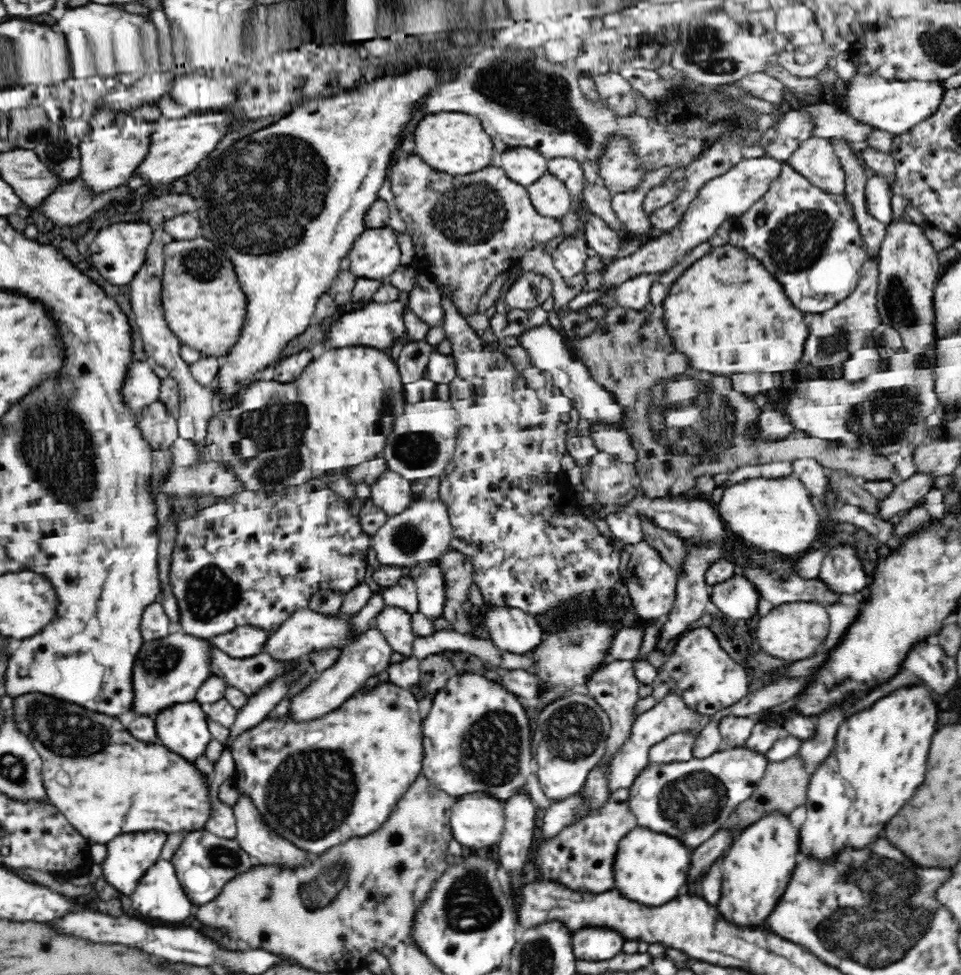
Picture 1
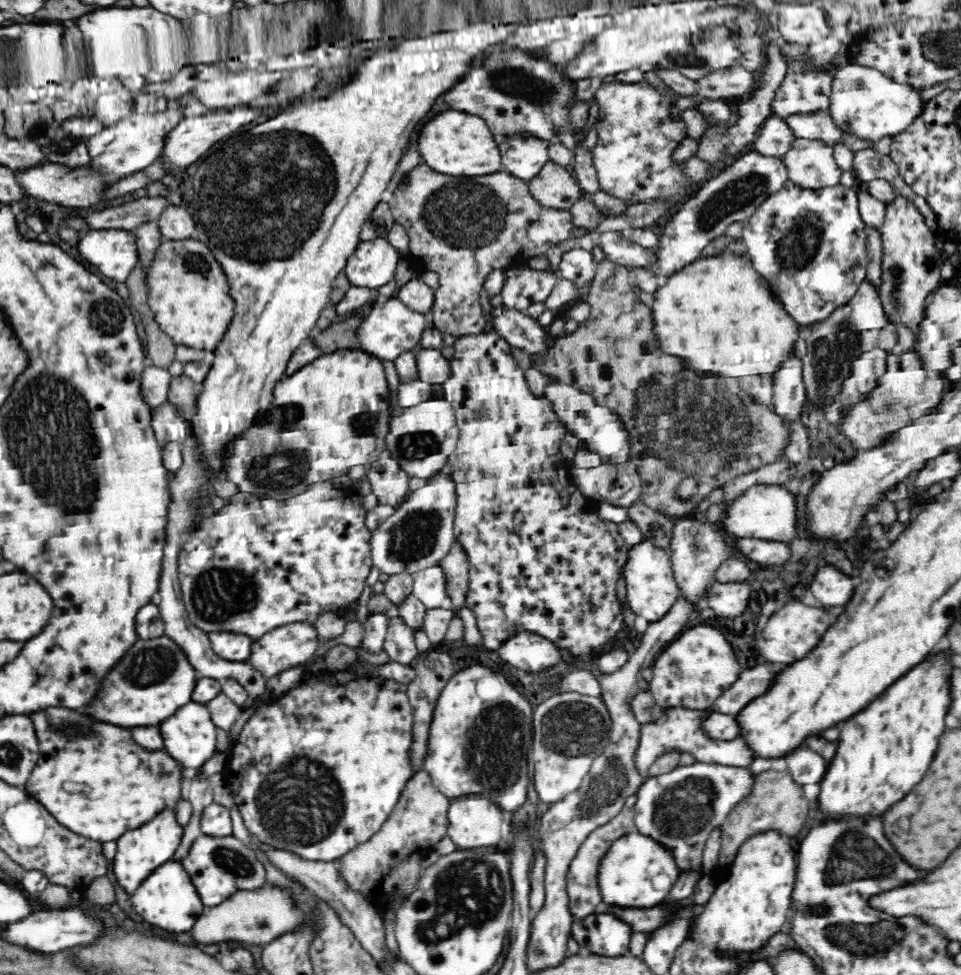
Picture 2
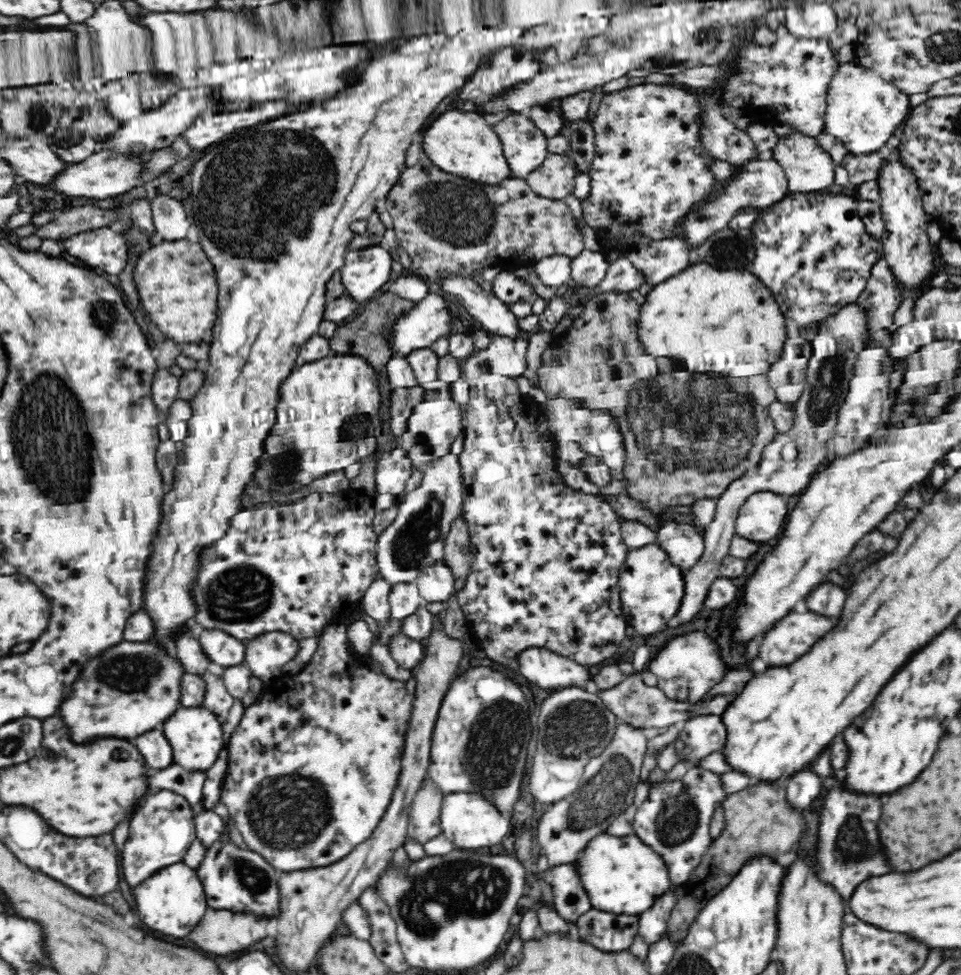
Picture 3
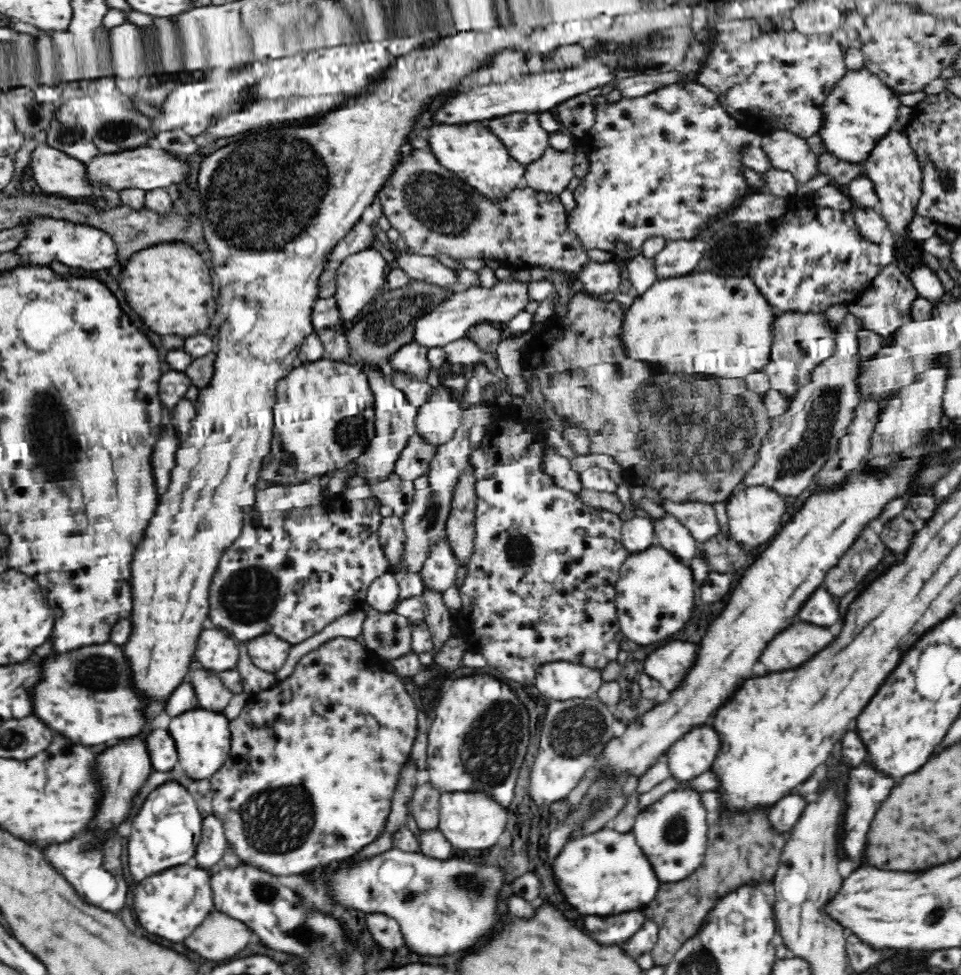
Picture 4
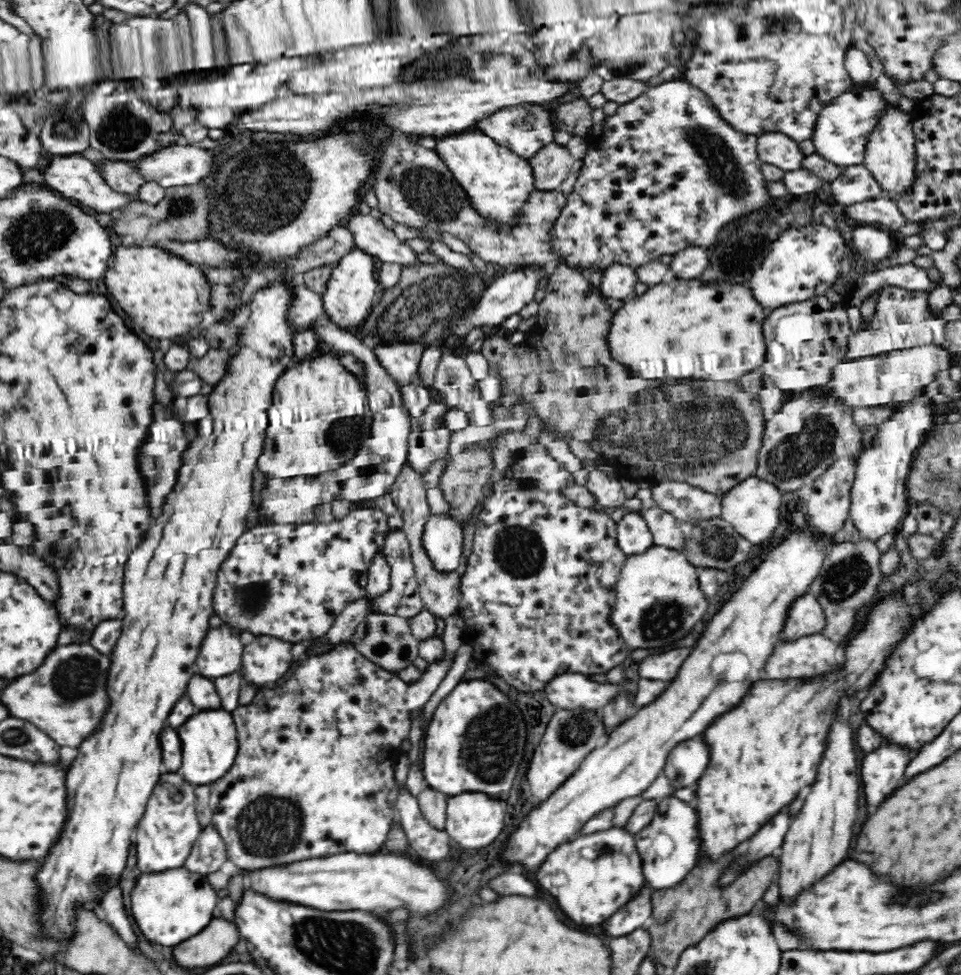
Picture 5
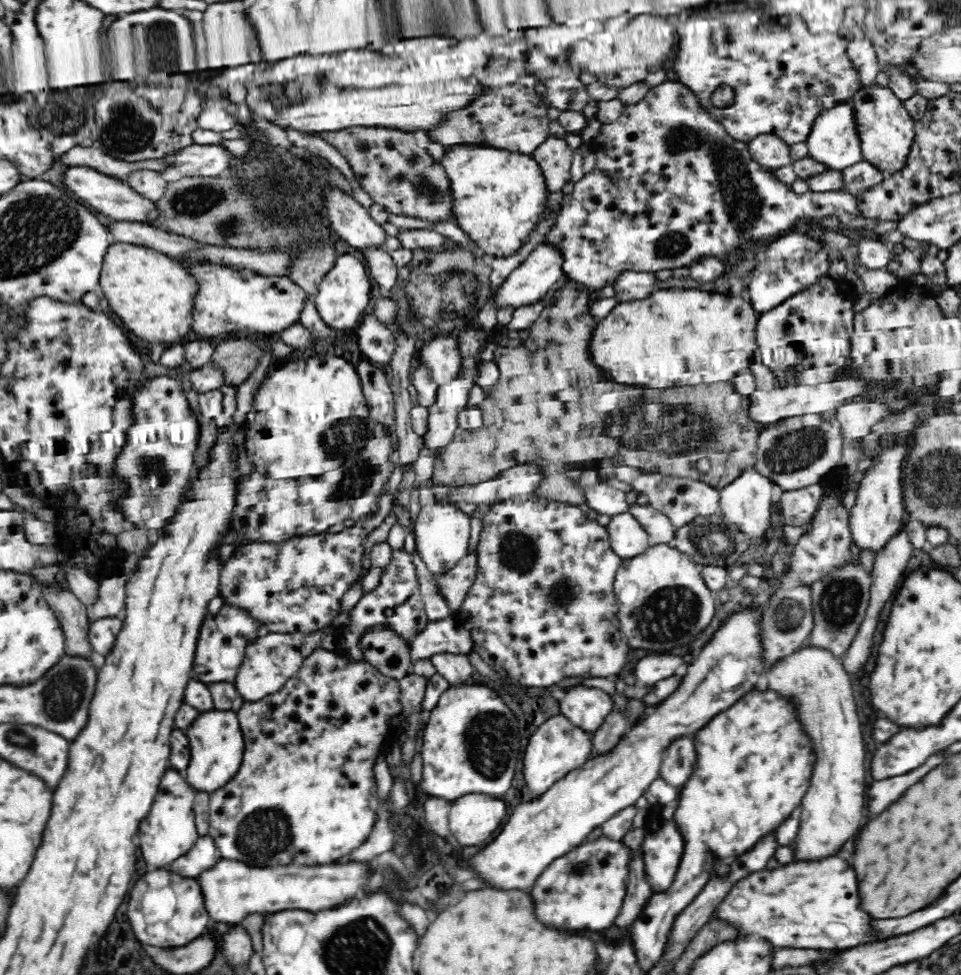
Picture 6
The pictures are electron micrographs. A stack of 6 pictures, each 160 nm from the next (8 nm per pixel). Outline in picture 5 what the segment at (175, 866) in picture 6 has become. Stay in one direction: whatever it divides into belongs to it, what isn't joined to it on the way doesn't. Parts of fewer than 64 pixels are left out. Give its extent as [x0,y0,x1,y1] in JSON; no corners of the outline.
[183,824,227,875]

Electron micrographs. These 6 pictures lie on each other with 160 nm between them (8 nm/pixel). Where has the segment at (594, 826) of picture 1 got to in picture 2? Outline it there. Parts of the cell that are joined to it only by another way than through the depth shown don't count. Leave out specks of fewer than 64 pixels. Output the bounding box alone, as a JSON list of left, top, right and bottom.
[567,796,636,919]

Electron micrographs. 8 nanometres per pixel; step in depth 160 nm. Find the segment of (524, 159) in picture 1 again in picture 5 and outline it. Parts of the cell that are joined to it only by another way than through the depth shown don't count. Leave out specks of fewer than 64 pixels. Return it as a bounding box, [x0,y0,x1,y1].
[470,102,556,158]

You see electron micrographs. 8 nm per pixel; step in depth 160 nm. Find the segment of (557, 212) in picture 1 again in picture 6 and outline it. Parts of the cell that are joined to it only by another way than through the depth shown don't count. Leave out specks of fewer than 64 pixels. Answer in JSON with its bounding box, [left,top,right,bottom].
[532,136,573,193]

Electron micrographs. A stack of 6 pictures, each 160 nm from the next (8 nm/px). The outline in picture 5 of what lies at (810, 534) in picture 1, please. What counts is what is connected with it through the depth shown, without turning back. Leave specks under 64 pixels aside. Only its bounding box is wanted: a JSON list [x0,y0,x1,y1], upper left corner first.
[721,476,781,544]

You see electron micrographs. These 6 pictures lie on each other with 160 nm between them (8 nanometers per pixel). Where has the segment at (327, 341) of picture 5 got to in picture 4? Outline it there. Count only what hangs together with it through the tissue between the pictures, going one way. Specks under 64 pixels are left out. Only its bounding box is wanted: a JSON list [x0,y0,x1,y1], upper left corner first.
[346,368,418,486]

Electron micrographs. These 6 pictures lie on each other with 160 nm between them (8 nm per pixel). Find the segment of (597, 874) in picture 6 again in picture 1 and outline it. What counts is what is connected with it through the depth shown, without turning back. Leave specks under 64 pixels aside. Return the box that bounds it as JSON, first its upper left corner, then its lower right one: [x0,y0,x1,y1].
[615,828,690,906]

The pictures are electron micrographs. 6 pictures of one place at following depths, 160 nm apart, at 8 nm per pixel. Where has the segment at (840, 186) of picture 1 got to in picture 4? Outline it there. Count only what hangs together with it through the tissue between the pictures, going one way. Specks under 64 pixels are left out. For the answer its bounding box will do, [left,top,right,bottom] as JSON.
[758,130,819,185]

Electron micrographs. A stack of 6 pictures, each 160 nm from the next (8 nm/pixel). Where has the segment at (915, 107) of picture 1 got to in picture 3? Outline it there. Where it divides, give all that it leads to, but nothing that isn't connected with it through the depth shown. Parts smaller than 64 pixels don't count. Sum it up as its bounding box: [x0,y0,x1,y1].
[824,63,911,155]

